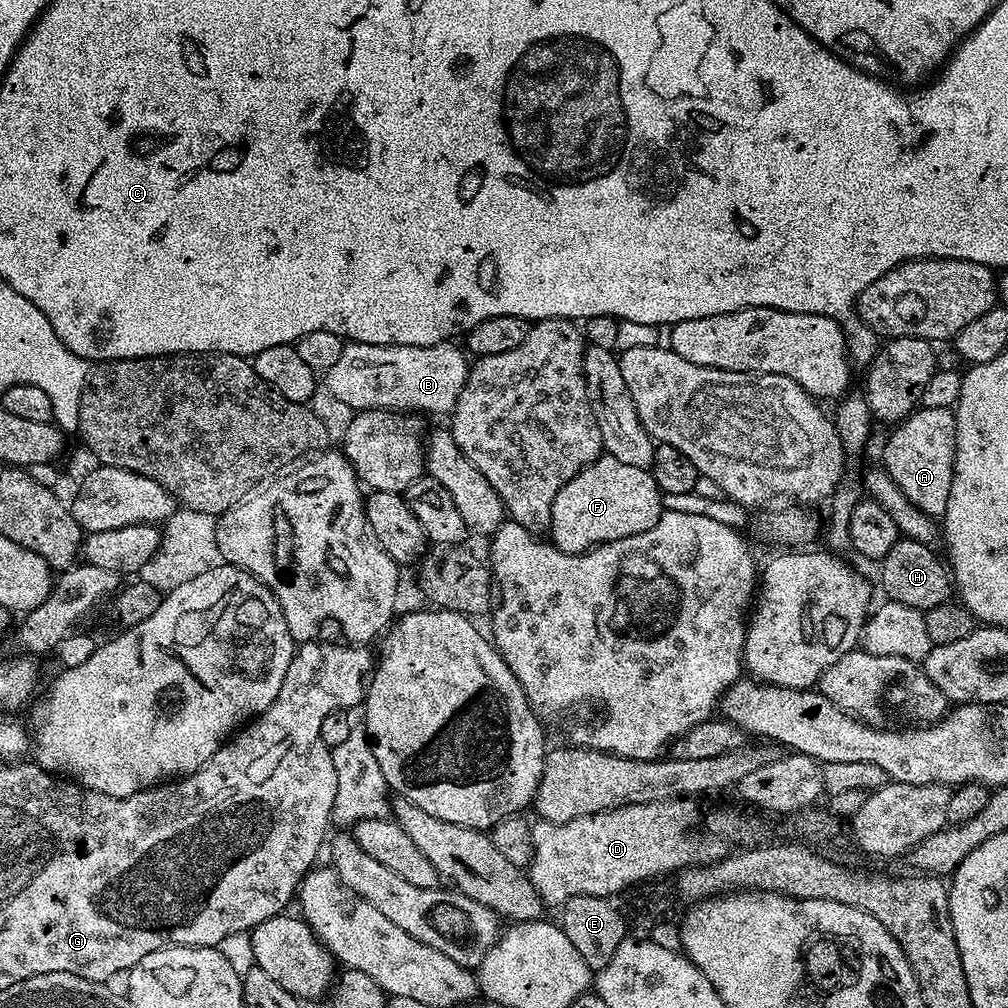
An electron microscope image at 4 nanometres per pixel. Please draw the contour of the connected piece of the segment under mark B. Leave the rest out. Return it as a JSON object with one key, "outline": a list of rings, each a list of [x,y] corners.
{"outline":[[[348,342],[334,366],[323,373],[322,384],[338,403],[351,410],[382,408],[448,414],[458,402],[470,367],[469,357],[454,345],[452,342],[430,346]]]}

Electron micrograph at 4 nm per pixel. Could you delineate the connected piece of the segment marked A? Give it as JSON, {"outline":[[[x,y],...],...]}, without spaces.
{"outline":[[[917,407],[906,419],[900,421],[891,429],[888,441],[884,444],[884,471],[894,478],[894,482],[906,494],[906,498],[918,510],[922,510],[933,518],[943,517],[946,502],[950,502],[950,486],[952,485],[952,471],[956,461],[956,413],[952,408]]]}

